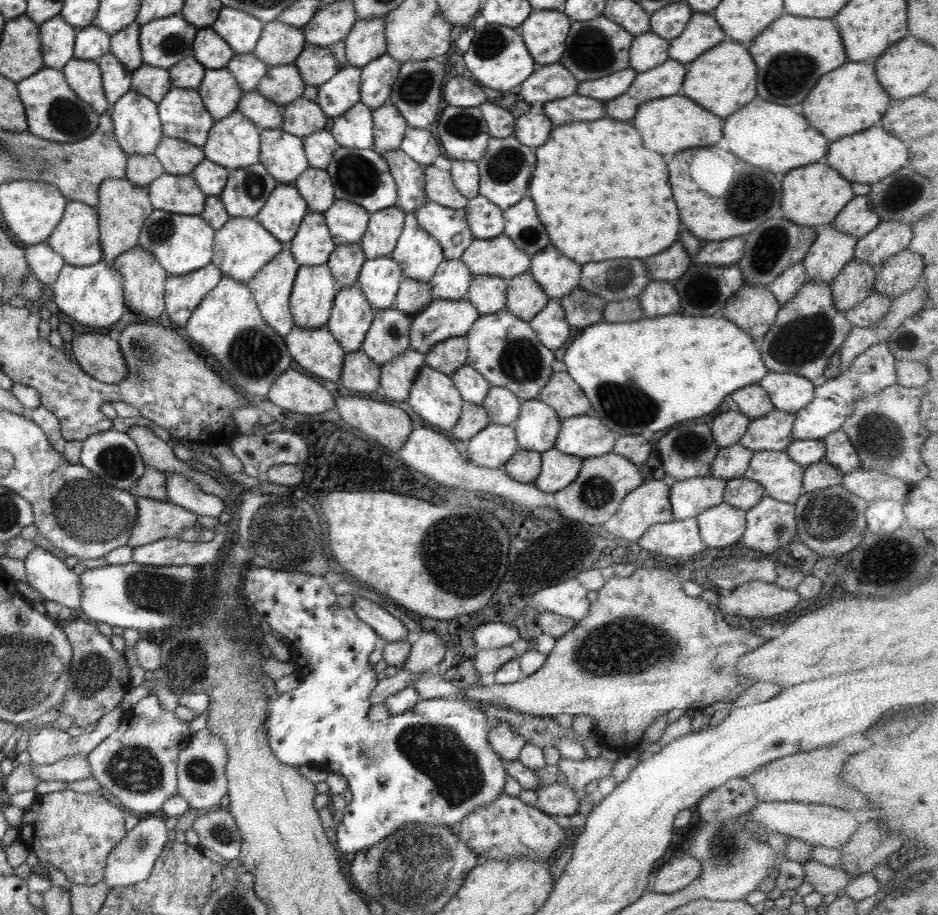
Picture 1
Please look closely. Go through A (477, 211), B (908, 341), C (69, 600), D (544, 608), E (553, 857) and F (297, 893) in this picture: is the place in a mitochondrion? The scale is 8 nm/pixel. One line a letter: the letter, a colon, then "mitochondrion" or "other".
A: other
B: mitochondrion
C: other
D: other
E: other
F: other

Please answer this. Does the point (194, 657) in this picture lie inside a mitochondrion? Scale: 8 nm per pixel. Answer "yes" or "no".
yes

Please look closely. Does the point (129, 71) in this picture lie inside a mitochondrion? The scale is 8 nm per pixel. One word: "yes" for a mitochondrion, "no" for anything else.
no

